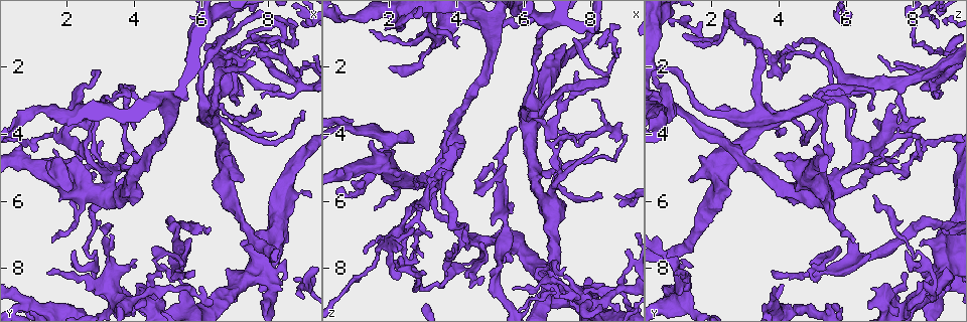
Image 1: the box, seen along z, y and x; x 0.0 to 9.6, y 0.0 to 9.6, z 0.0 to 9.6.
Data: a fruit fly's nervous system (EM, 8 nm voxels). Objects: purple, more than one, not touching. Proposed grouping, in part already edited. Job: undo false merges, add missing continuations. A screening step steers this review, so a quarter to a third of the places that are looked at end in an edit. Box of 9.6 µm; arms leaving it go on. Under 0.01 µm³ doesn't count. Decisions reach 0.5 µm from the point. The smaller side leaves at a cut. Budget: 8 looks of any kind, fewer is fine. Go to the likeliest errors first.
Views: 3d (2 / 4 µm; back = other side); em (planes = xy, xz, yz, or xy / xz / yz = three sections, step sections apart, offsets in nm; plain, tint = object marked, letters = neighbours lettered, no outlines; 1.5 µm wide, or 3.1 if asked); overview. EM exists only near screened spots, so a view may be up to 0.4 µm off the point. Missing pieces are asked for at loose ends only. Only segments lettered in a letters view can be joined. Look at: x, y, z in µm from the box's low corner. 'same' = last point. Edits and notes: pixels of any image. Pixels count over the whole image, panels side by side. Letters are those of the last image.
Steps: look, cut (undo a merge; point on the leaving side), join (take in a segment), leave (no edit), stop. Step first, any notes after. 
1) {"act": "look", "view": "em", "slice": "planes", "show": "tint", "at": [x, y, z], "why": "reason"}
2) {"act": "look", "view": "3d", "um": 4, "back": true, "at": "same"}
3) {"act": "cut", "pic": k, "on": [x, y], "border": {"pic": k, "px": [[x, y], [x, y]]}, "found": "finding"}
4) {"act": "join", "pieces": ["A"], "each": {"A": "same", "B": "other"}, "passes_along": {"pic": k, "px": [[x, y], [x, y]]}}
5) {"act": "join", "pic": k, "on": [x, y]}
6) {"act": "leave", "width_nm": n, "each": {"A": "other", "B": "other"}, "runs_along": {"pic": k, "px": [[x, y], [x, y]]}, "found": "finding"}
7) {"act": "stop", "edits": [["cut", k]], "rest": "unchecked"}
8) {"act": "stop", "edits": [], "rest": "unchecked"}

{"act": "look", "view": "3d", "um": 2, "at": [5.60, 7.35, 6.10], "why": "free end"}

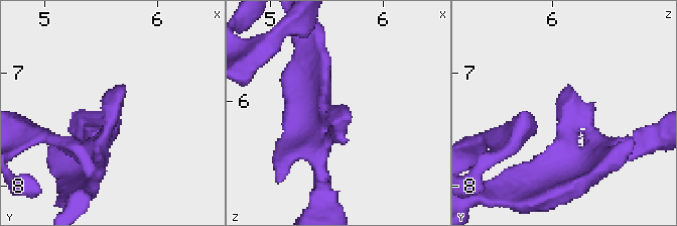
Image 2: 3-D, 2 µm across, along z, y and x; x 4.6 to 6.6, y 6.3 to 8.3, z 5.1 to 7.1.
{"act": "look", "view": "em", "slice": "planes", "show": "letters", "at": [5.64, 7.40, 6.08], "arm_widths_nm": [170, 190]}

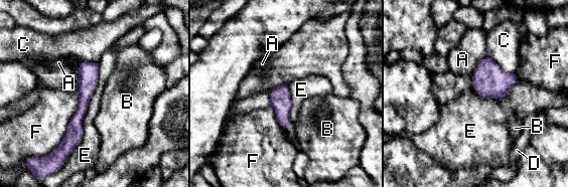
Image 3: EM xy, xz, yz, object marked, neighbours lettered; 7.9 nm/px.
{"act": "leave", "width_nm": 150, "each": {"A": "other", "B": "other", "C": "other", "D": "other", "E": "other", "F": "other"}, "runs_along": {"pic": 3, "px": [[96, 64], [88, 74], [72, 146]]}, "found": "none of them fits"}

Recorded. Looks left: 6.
{"act": "look", "view": "3d", "um": 4, "at": [2.85, 5.90, 6.85], "why": "thin end"}

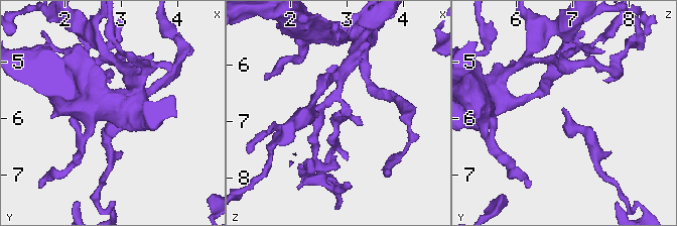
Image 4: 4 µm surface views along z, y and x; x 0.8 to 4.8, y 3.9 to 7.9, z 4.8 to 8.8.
{"act": "look", "view": "em", "slice": "planes", "show": "letters", "at": [2.85, 5.85, 6.85]}

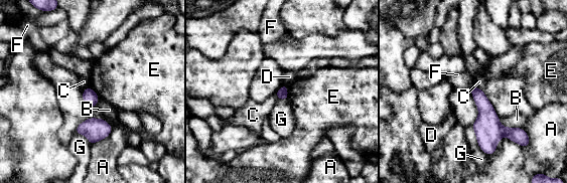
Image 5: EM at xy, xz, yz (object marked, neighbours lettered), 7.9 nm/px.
{"act": "leave", "each": {"A": "other", "B": "other", "C": "other", "D": "other", "E": "other", "F": "other", "G": "other"}, "border": {"pic": 5, "px": [[286, 86], [288, 99]]}, "found": "no lettered segment goes on from it"}

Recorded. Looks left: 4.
{"act": "look", "view": "em", "slice": "yz", "step": 4, "show": "letters", "at": [3.10, 3.10, 5.45], "why": "tapers out"}

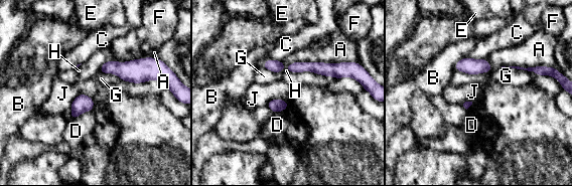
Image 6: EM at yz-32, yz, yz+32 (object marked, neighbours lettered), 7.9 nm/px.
{"act": "leave", "longest_contact_nm": ["G", 400], "each": {"A": "other", "B": "other", "C": "other", "D": "other", "E": "other", "F": "other", "G": "other", "H": "other", "J": "other"}, "found": "no lettered segment goes on from it"}

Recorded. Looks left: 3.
{"act": "stop", "edits": [], "rest": "unchecked"}

